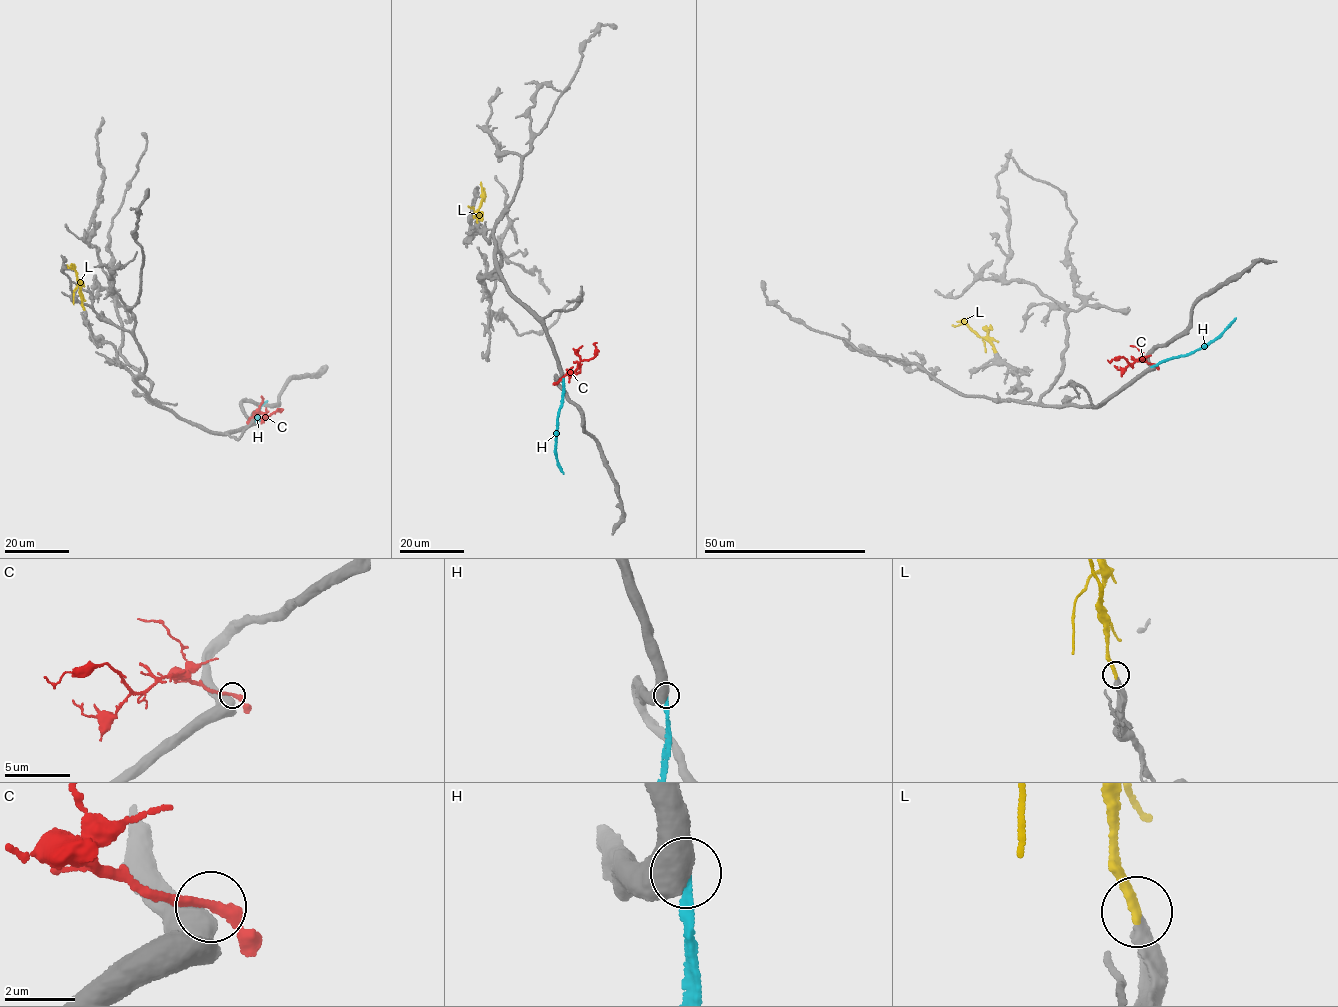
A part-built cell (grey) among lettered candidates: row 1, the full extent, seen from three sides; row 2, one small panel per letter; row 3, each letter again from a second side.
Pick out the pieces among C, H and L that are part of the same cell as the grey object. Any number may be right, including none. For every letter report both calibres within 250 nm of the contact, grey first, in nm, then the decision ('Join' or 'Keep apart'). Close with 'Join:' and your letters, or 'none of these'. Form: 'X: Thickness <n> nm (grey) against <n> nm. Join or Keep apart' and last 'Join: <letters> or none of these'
C: Thickness 700 nm (grey) against 280 nm. Keep apart
H: Thickness 750 nm (grey) against 260 nm. Keep apart
L: Thickness 500 nm (grey) against 400 nm. Join
Join: L

